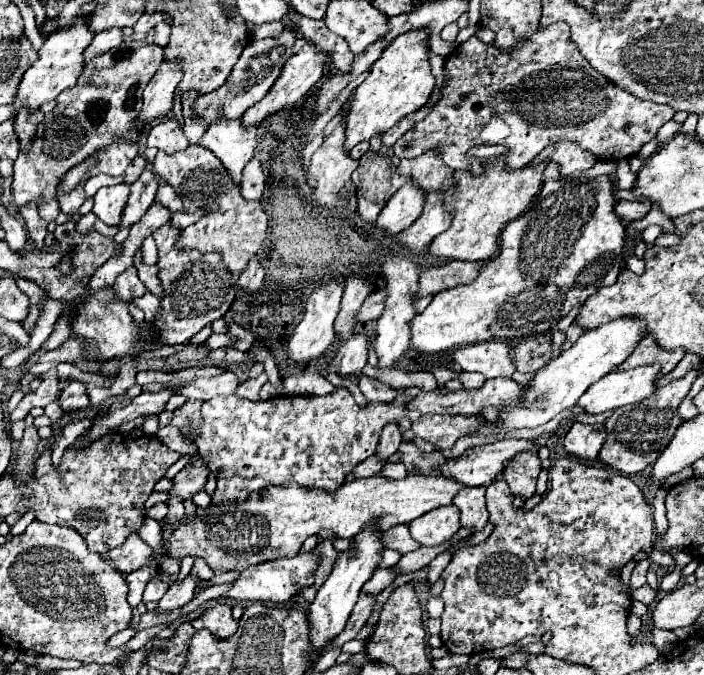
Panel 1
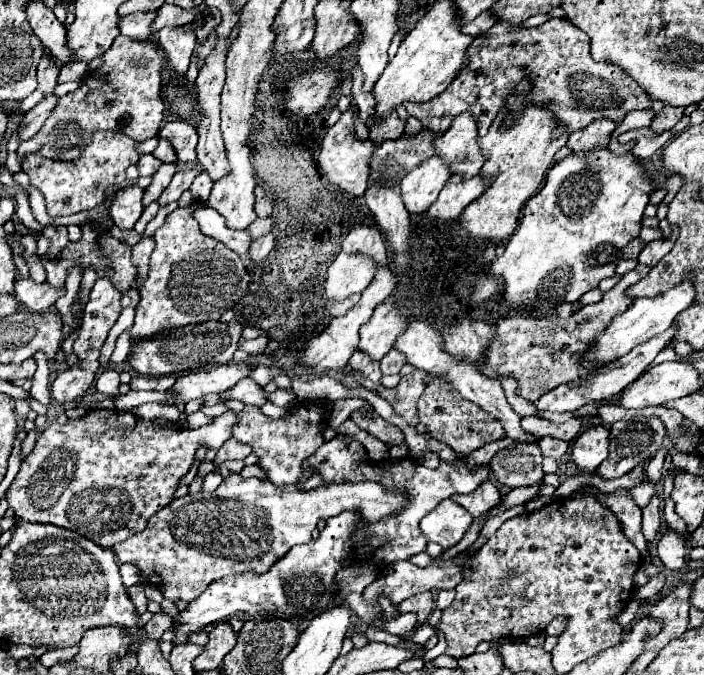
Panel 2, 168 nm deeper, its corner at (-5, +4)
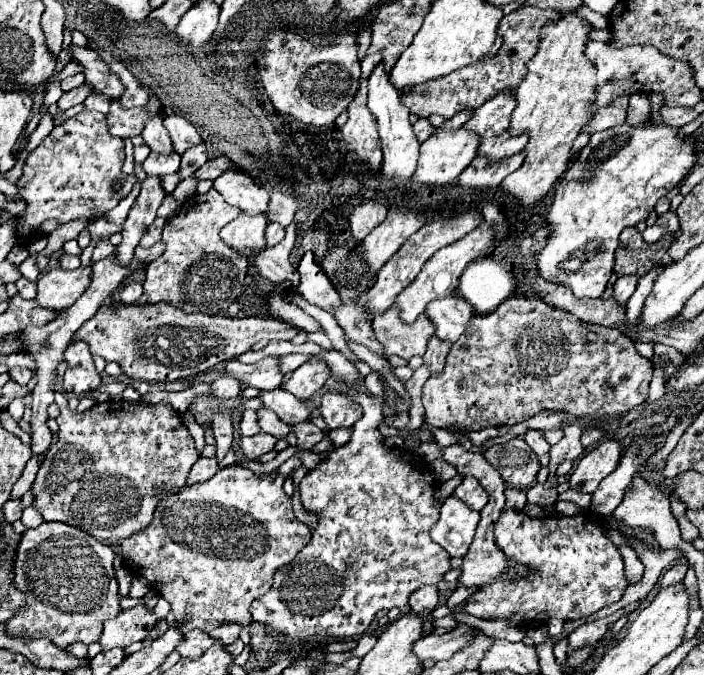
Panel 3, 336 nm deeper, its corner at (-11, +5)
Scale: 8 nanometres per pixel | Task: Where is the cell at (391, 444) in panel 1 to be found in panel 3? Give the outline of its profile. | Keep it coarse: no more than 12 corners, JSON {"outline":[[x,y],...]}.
{"outline":[[439,337],[429,339],[423,355],[431,373],[443,369],[451,343]]}

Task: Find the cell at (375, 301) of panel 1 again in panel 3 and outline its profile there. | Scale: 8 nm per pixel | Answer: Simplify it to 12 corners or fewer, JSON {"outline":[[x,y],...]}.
{"outline":[[313,253],[297,265],[299,293],[325,311],[341,297],[321,271]]}

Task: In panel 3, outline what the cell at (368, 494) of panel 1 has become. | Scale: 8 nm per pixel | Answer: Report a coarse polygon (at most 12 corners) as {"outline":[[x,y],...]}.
{"outline":[[277,471],[161,499],[121,555],[169,625],[253,623],[311,539]]}

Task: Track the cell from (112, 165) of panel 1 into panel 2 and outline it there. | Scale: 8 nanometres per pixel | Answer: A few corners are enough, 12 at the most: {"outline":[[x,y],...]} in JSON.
{"outline":[[101,132],[69,162],[29,154],[23,172],[49,216],[103,204],[139,160],[137,142]]}

